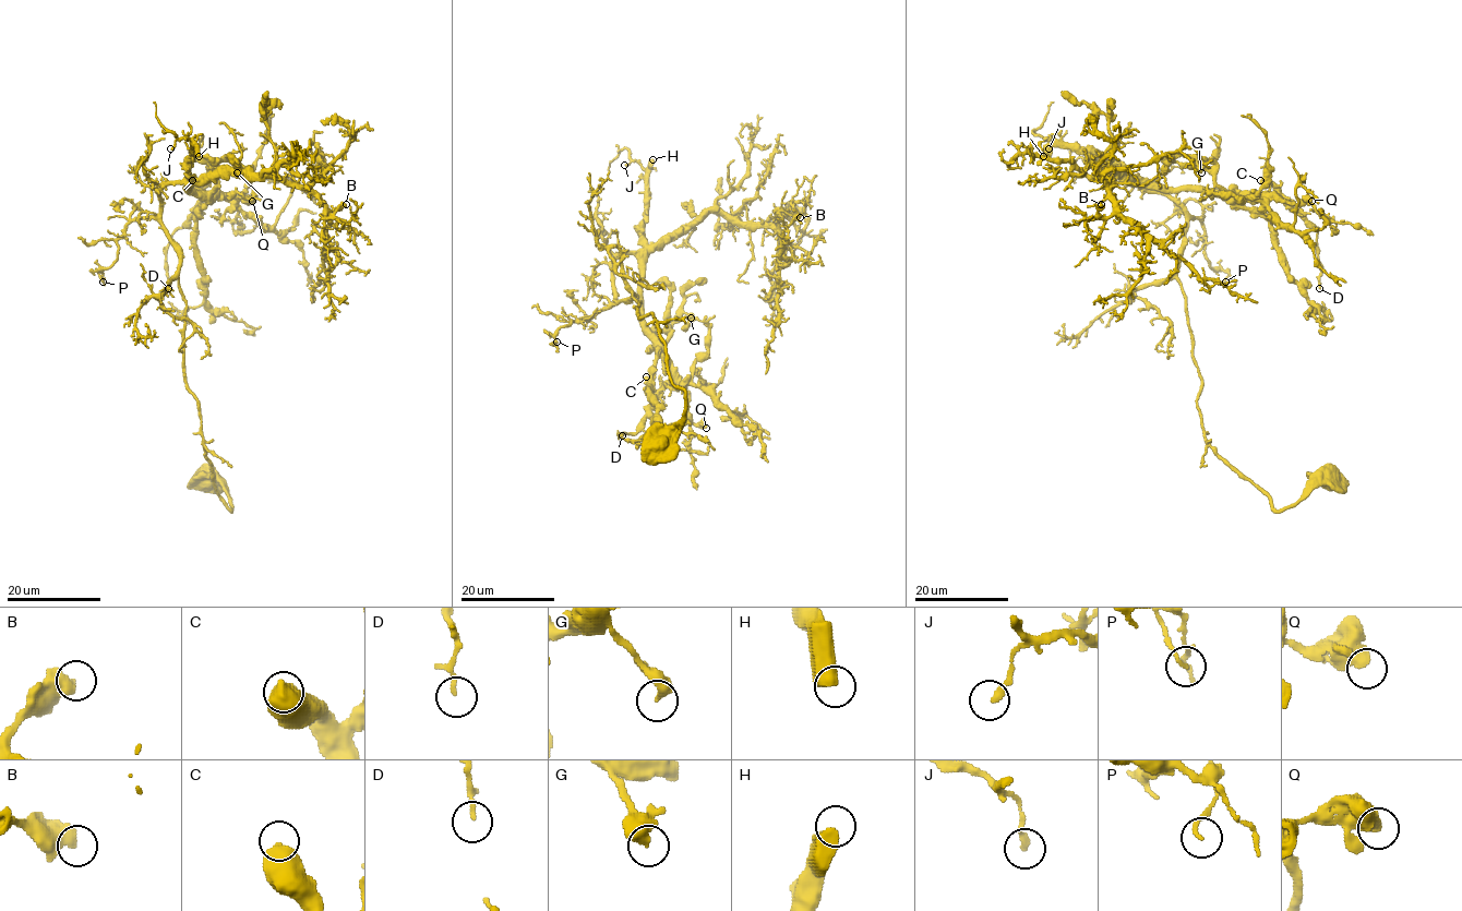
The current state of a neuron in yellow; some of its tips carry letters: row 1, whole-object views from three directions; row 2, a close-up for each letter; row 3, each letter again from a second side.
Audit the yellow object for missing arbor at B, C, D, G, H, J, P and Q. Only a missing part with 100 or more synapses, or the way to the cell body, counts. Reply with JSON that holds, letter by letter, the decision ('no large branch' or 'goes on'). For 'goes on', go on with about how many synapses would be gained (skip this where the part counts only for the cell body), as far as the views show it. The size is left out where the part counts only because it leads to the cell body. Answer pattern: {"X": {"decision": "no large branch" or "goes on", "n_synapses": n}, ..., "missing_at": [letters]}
{"B": {"decision": "no large branch"}, "C": {"decision": "no large branch"}, "D": {"decision": "no large branch"}, "G": {"decision": "no large branch"}, "H": {"decision": "goes on", "n_synapses": 400}, "J": {"decision": "no large branch"}, "P": {"decision": "no large branch"}, "Q": {"decision": "no large branch"}, "missing_at": ["H"]}

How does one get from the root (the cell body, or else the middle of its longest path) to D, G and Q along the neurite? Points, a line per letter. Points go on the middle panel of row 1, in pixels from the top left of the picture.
D: (659, 445), (684, 393), (654, 316), (632, 292), (614, 302), (613, 262), (633, 254), (670, 380), (622, 435)
G: (659, 445), (684, 393), (654, 316), (632, 292), (614, 302), (614, 260), (636, 258), (659, 339), (691, 318)
Q: (659, 445), (684, 393), (654, 316), (632, 292), (614, 302), (620, 254), (637, 260), (644, 330), (706, 428)

